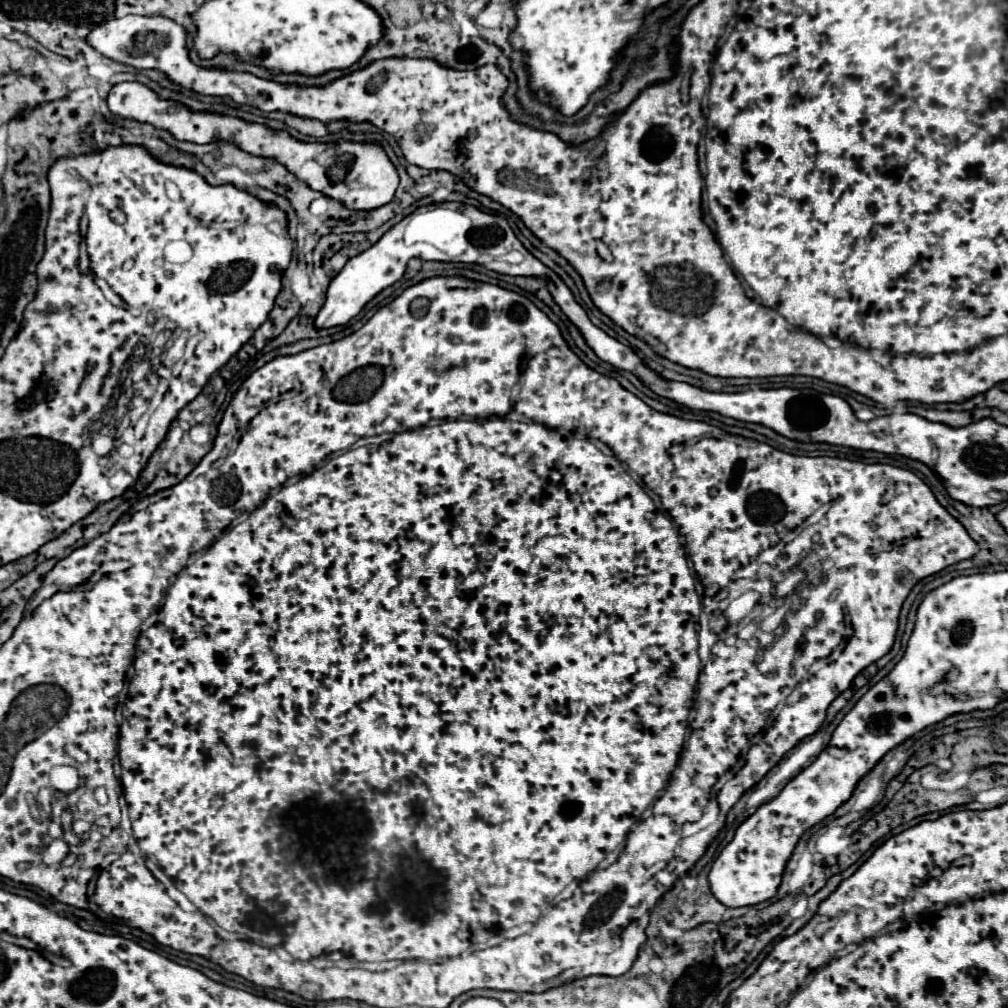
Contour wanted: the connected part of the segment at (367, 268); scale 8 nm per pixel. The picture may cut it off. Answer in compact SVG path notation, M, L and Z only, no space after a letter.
M403 218L389 232L385 232L377 244L373 244L369 250L353 256L343 266L343 270L331 280L331 284L327 288L327 300L325 300L325 304L321 306L321 310L317 312L317 316L313 320L313 326L317 330L321 330L321 328L333 328L333 326L339 326L339 324L347 324L353 316L357 316L363 310L363 306L371 298L375 298L381 290L389 288L391 284L395 284L403 276L403 272L407 268L407 262L411 258L419 256L423 260L441 260L443 262L443 256L437 256L435 248L405 246L405 242L401 238L401 234L405 230L405 222L409 222L409 220Z

